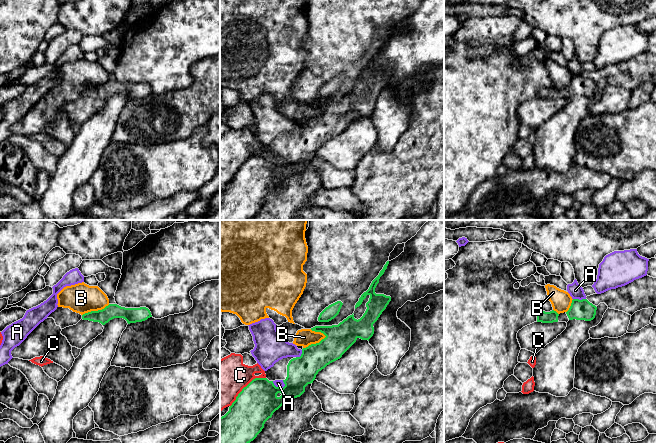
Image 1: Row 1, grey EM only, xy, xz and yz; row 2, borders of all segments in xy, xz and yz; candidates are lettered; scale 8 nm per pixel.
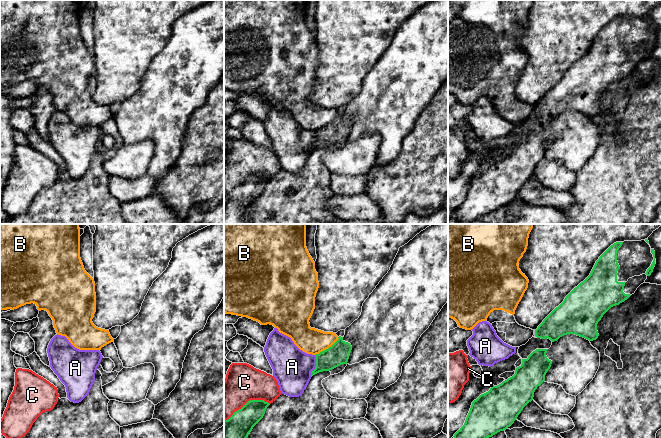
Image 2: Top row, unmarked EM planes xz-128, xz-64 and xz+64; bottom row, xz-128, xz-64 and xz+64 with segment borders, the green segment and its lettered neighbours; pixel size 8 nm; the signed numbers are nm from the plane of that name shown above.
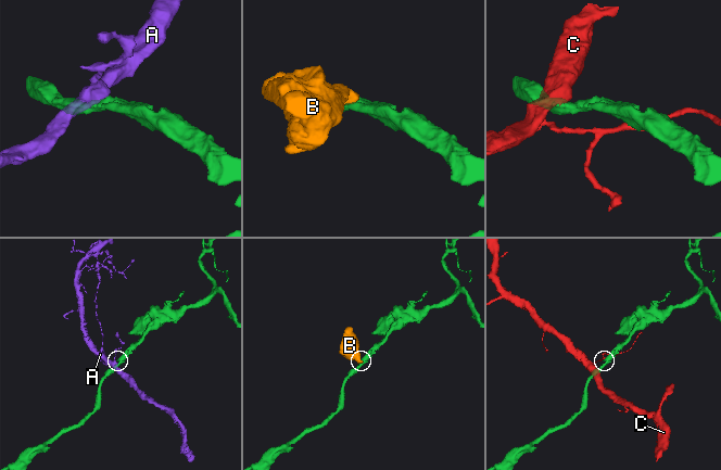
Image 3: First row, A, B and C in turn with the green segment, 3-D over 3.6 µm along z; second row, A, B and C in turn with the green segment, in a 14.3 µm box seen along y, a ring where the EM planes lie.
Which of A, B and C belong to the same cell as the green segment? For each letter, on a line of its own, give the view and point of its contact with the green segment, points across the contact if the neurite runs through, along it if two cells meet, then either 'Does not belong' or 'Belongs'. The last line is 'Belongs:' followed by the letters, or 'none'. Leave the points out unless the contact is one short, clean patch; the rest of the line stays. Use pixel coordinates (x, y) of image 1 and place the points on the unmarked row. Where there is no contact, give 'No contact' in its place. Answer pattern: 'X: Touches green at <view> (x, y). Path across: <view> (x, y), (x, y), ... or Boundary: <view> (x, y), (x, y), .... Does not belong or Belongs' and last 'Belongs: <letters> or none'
A: Touches green at xz (278, 163). Does not belong
B: Touches green at xz (314, 120). Boundary: xz (326, 112), (318, 118), (311, 119), (303, 124). Does not belong
C: Touches green at xz (246, 162). Does not belong
Belongs: none

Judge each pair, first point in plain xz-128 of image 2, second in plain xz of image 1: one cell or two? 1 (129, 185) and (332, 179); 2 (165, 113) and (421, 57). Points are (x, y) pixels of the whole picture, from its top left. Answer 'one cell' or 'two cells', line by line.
1: one cell
2: one cell

